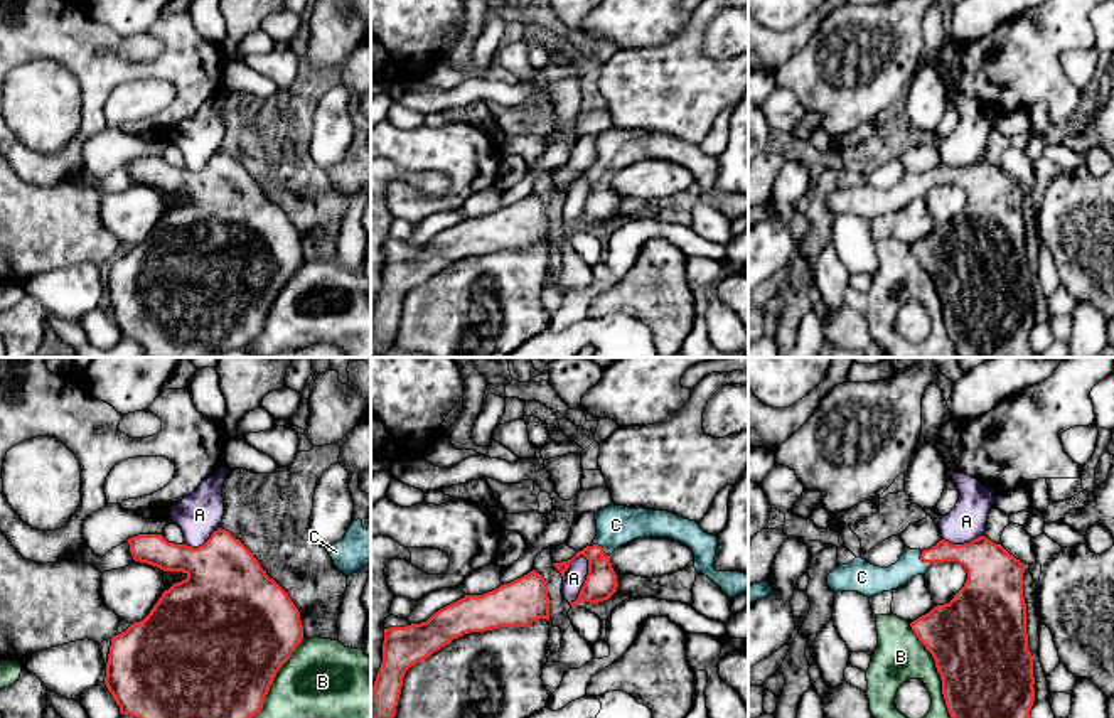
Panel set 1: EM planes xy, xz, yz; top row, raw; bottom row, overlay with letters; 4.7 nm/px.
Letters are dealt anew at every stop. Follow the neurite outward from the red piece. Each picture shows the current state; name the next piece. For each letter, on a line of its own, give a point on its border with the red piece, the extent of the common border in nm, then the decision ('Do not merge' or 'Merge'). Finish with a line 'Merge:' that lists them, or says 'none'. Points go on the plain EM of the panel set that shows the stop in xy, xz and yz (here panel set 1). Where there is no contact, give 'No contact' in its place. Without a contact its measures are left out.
A: Touches red at xz (587, 201). Shared border 260 nm. Do not merge
B: Touches red at yz (941, 300). Shared border 600 nm. Do not merge
C: Touches red at xz (600, 169). Shared border 90 nm. Merge
Merge: C

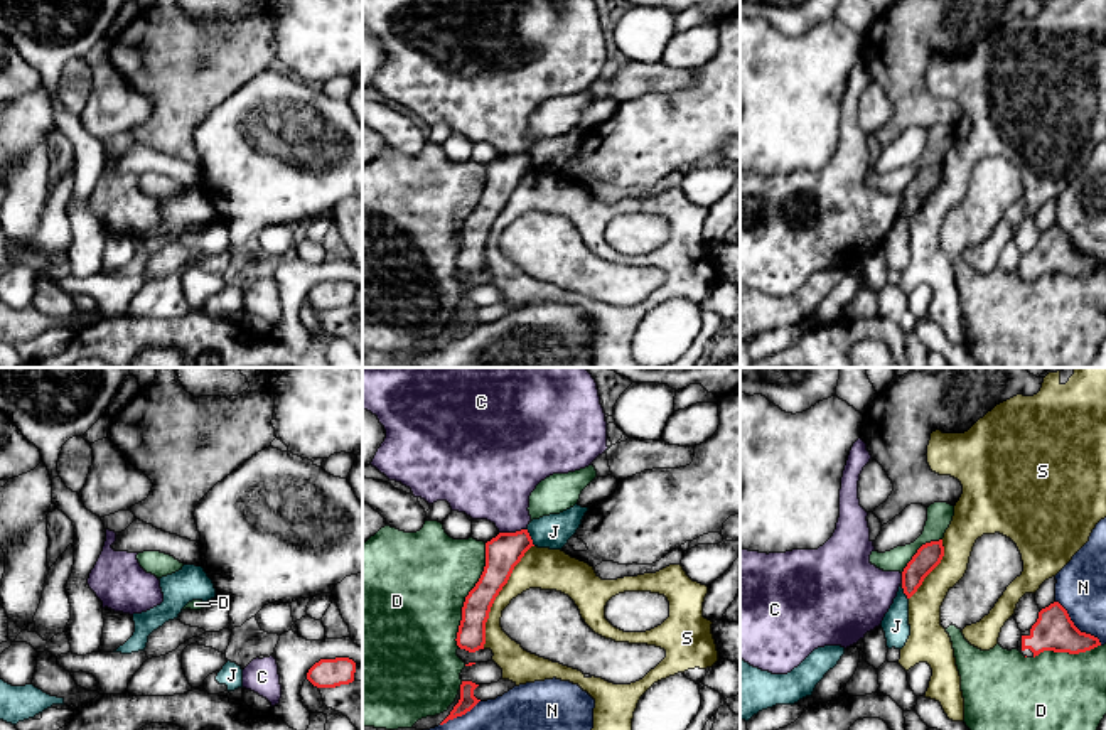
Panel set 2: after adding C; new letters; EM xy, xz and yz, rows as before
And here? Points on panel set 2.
C: Touches red at xz (511, 155). Shared border 130 nm. Do not merge
D: Touches red at xz (467, 218). Shared border 500 nm. Do not merge
J: Touches red at xz (530, 159). Shared border 100 nm. Do not merge
N: Touches red at yz (1076, 250). Shared border 300 nm. Do not merge
S: Touches red at xz (496, 218). Shared border 550 nm. Do not merge
Merge: none

